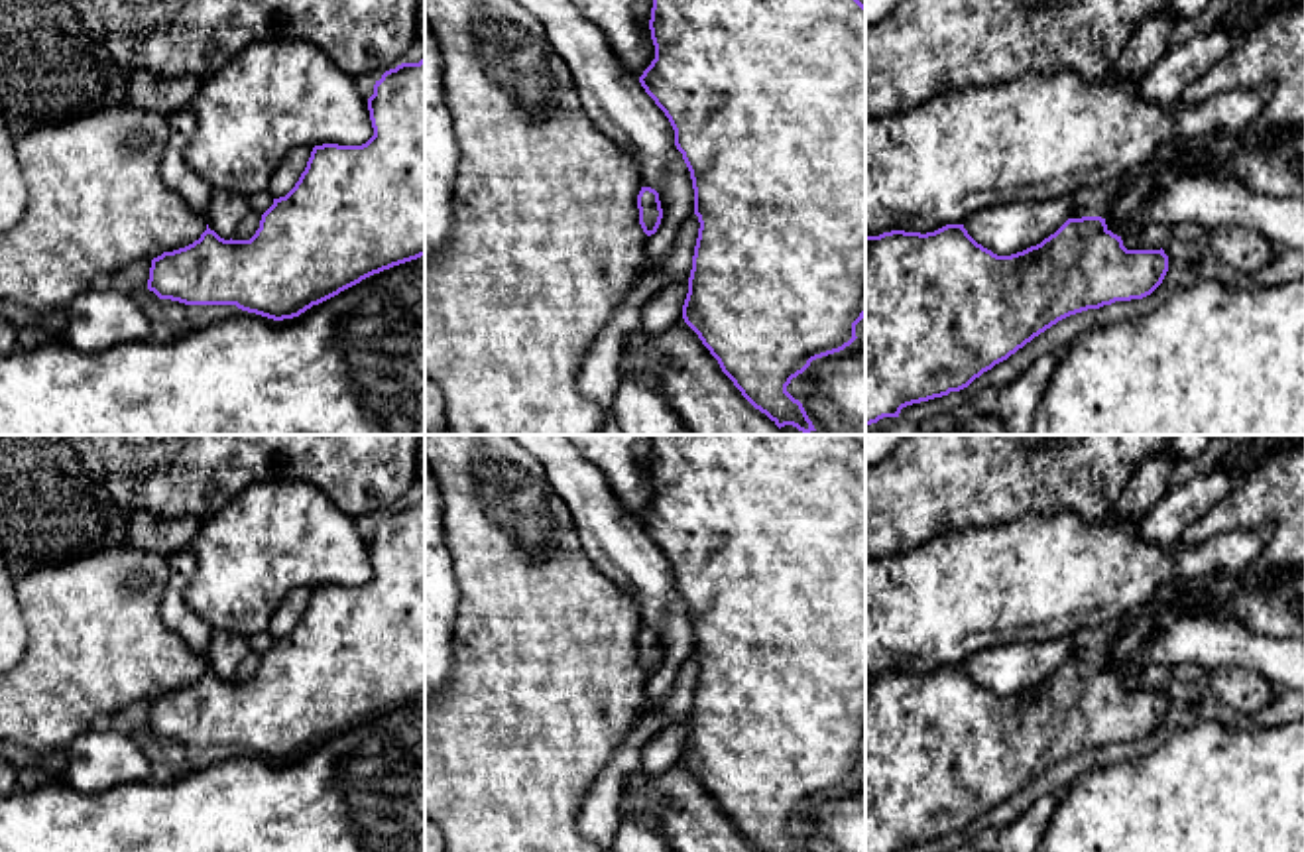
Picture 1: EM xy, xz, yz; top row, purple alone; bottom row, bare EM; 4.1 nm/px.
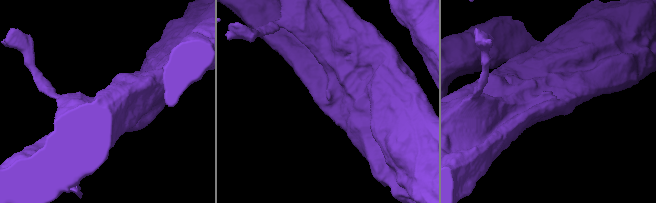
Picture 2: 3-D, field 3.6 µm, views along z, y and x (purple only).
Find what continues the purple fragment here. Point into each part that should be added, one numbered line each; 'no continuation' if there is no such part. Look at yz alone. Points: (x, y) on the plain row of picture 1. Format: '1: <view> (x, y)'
1: yz (1086, 642)

